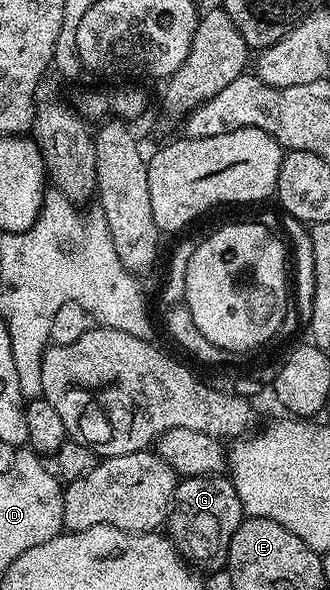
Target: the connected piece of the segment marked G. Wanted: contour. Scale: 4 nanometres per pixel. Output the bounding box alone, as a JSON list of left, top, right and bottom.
[167,474,242,570]

